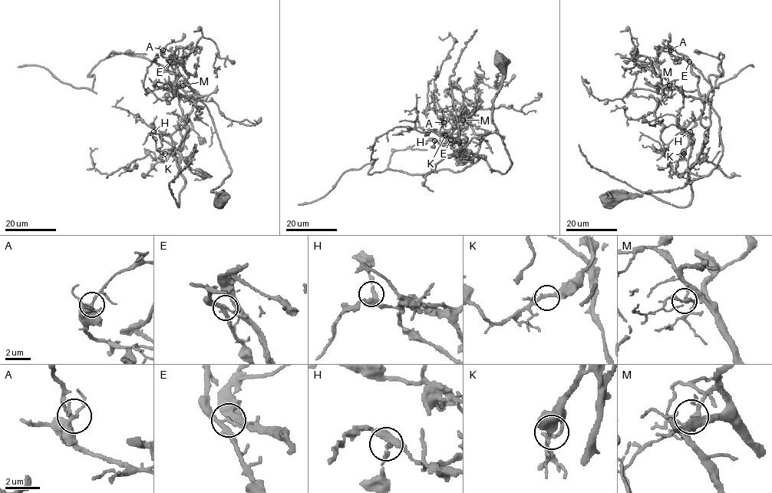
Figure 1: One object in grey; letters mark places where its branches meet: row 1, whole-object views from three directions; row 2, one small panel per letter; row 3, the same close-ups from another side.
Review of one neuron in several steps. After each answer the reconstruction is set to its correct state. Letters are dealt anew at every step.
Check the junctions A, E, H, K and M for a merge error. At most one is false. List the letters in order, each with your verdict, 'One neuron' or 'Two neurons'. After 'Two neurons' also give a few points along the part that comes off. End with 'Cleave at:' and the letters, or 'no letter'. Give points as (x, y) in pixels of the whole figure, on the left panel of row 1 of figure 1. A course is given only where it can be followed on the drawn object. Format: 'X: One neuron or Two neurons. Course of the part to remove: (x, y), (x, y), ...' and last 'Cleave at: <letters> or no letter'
A: One neuron
E: Two neurons. Course of the part to remove: (169, 61), (180, 74), (172, 89), (191, 125), (179, 148), (184, 180), (178, 206), (170, 181), (196, 144)
H: One neuron
K: One neuron
M: One neuron
Cleave at: E

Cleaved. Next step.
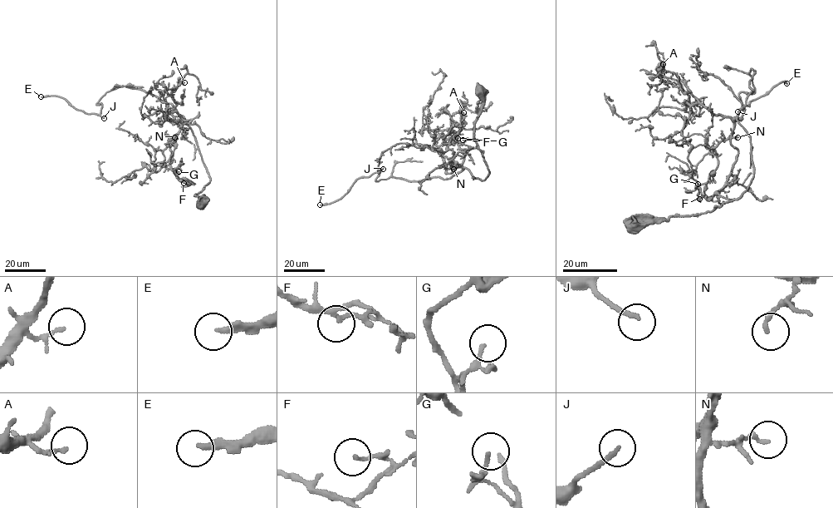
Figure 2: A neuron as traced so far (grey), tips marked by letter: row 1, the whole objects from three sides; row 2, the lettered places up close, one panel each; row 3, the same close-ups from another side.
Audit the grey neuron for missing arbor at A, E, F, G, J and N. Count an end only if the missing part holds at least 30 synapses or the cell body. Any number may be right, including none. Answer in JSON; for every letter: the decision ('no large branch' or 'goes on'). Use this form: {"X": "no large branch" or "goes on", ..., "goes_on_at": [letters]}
{"A": "goes on", "E": "goes on", "F": "no large branch", "G": "no large branch", "J": "goes on", "N": "no large branch", "goes_on_at": ["A", "E", "J"]}

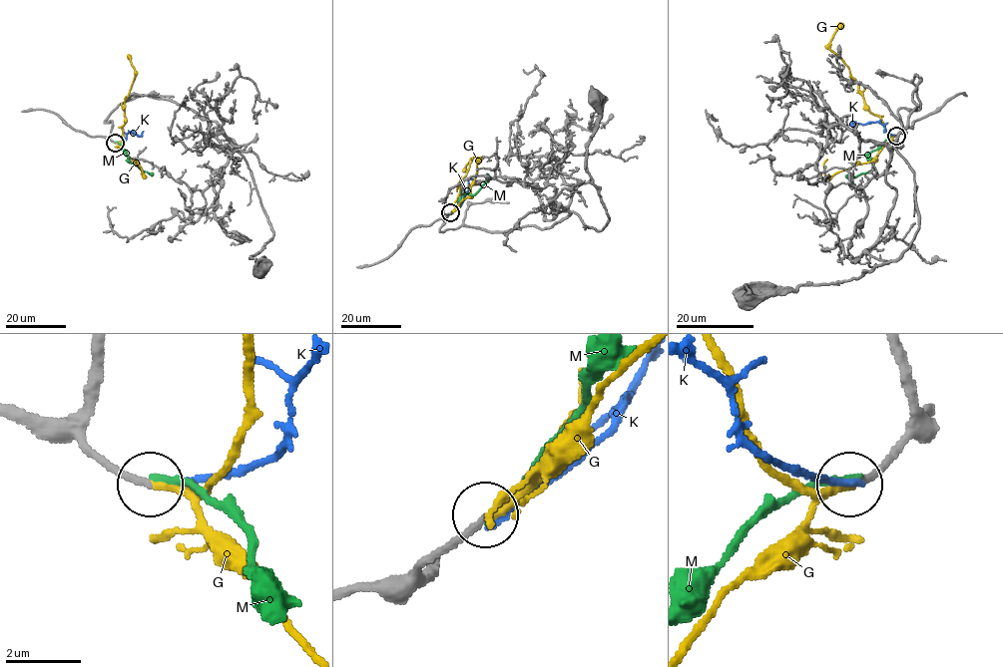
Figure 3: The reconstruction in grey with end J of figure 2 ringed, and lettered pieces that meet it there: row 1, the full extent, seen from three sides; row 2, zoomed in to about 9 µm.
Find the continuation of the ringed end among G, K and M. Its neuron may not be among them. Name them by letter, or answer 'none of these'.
G

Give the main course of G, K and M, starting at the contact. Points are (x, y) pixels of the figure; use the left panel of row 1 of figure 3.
G: (115, 142), (122, 140), (125, 99), (135, 75), (128, 55)
K: (115, 142), (123, 142), (129, 132), (140, 136), (143, 131)
M: (115, 142), (123, 147), (130, 161), (152, 173)

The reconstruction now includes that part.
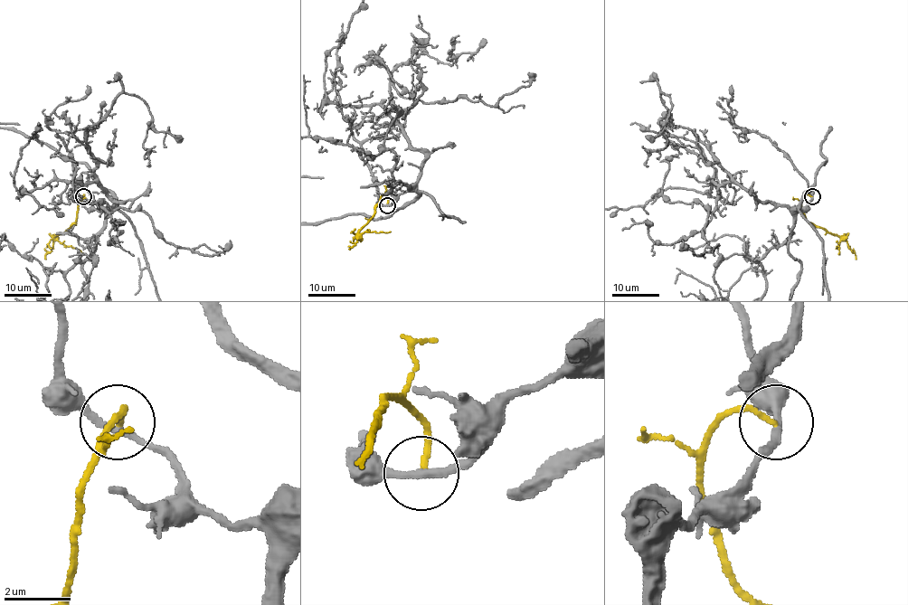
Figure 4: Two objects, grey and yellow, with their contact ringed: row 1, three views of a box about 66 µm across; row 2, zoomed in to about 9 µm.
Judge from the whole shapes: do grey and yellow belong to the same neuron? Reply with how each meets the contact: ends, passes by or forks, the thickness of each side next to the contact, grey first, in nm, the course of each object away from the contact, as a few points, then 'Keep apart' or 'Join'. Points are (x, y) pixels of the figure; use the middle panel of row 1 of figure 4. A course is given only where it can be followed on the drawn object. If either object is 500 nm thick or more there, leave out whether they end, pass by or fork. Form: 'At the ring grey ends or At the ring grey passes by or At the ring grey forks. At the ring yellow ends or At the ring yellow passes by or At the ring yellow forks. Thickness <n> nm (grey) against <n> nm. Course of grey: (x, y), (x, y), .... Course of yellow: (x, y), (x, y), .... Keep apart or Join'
At the ring grey passes by. At the ring yellow ends. Thickness 200 nm (grey) against 160 nm. Course of yellow: (386, 204), (388, 199), (382, 194), (373, 216), (358, 233), (390, 231). Keep apart

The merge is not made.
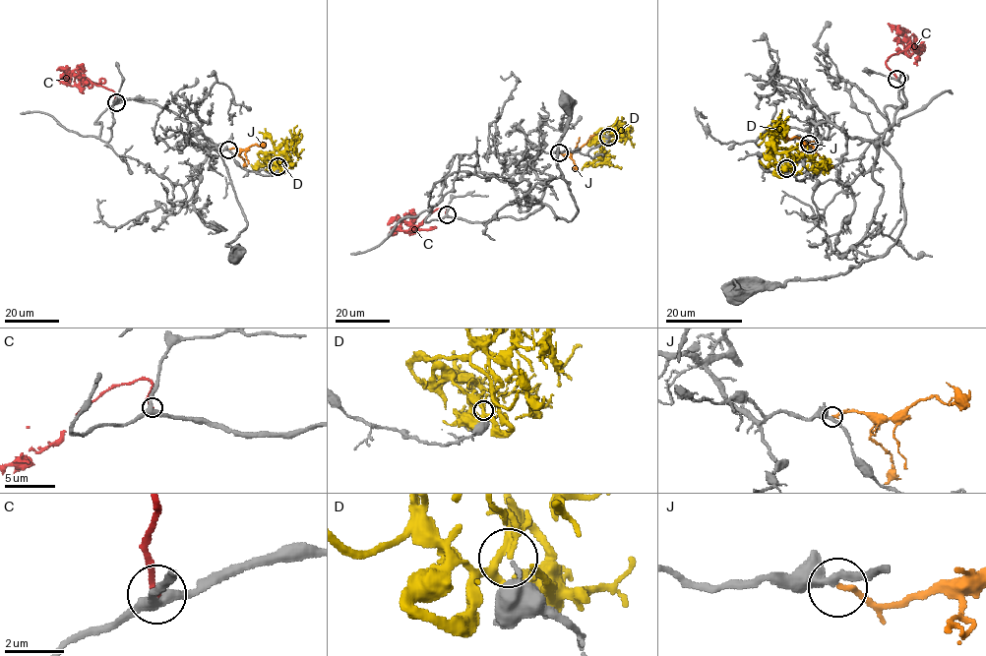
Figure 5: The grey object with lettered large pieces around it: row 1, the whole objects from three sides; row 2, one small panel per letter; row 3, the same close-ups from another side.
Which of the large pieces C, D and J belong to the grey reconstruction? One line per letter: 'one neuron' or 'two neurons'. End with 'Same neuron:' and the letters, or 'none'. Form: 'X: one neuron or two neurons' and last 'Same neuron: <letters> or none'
C: two neurons
D: two neurons
J: one neuron
Same neuron: J

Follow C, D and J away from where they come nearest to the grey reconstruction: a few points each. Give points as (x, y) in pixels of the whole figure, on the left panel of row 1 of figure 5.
C: (116, 102), (115, 93), (101, 86), (63, 83), (63, 75), (67, 71)
D: (277, 166), (280, 167), (280, 144), (295, 138), (295, 152), (297, 155), (303, 149)
J: (228, 149), (247, 149), (256, 144), (261, 146), (259, 141)

